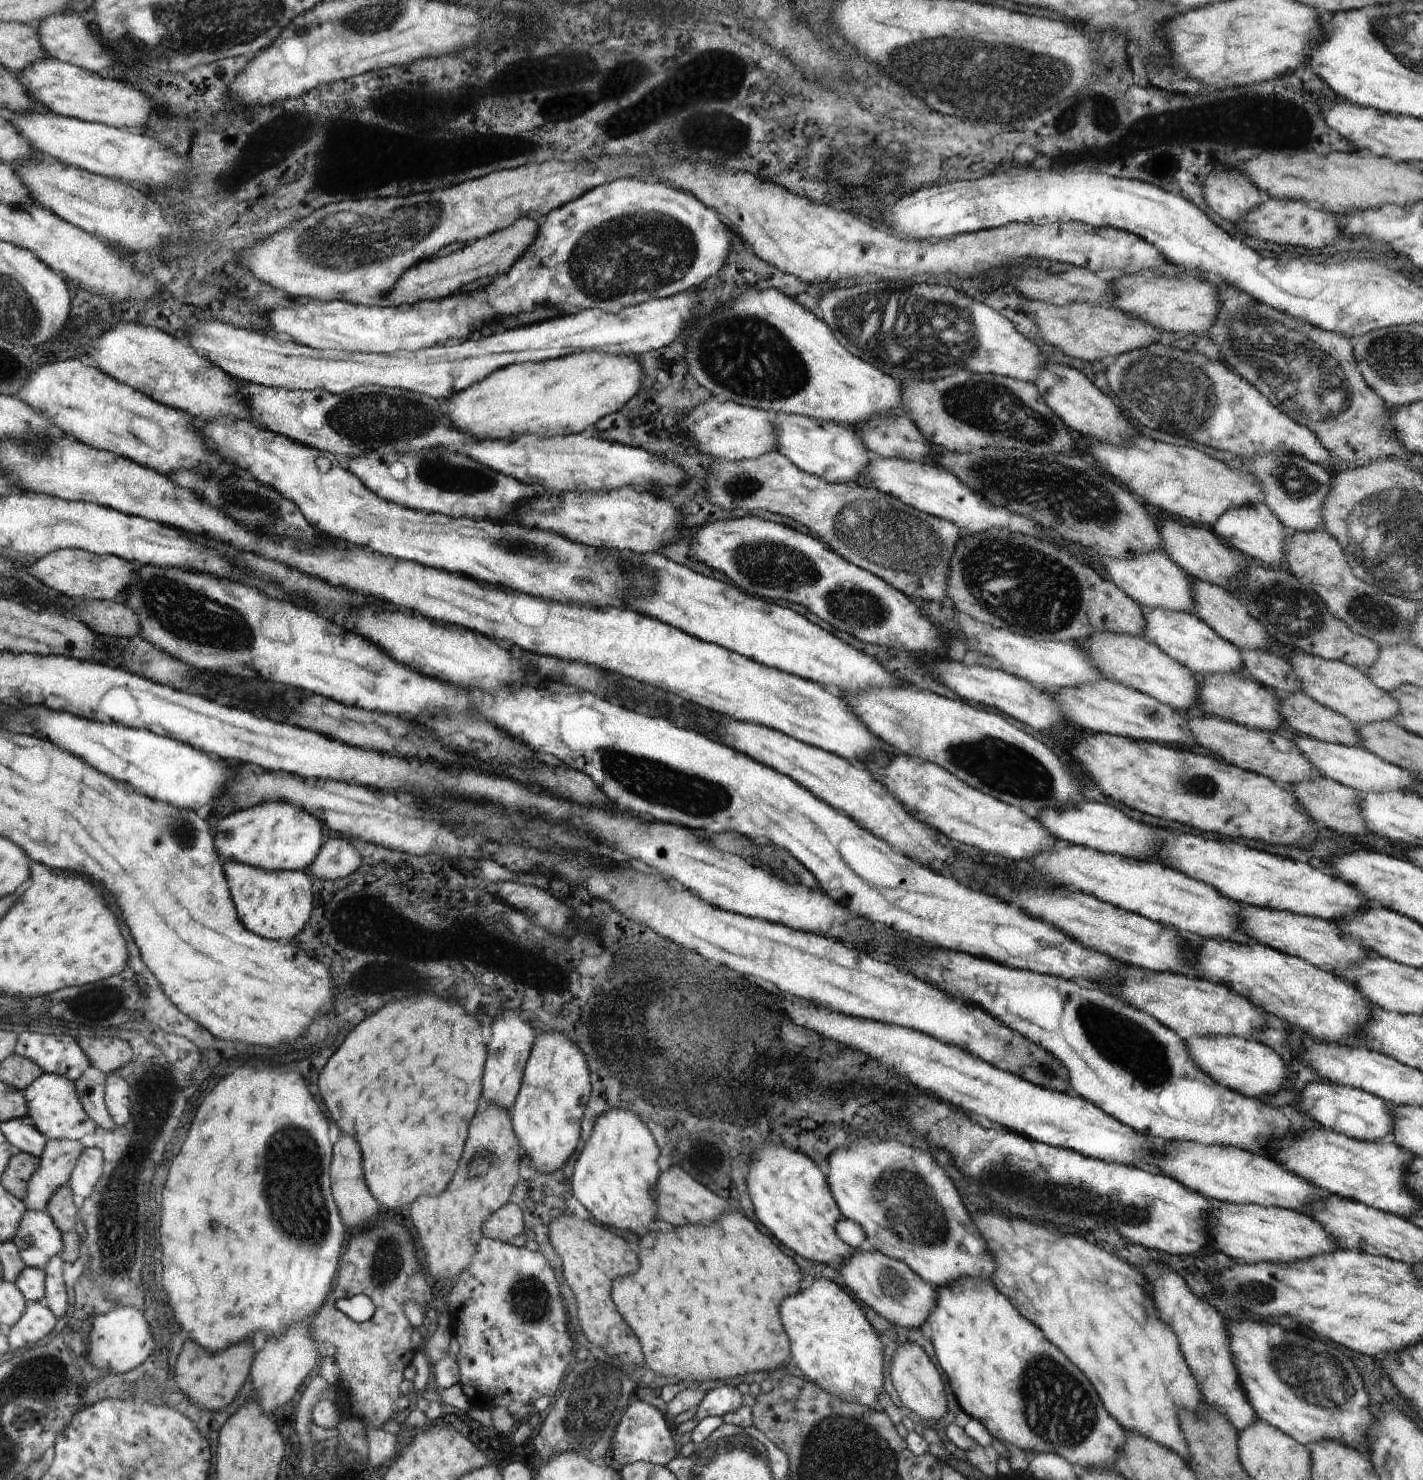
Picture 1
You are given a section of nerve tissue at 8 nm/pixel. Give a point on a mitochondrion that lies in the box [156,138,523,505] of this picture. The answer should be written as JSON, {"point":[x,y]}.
{"point":[344,244]}

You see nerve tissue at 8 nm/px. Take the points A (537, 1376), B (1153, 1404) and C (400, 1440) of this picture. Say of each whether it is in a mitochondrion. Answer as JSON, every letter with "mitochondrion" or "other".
{"A":"other","B":"other","C":"other"}

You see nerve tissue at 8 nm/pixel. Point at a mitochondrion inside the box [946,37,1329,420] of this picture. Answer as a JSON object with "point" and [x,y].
{"point":[1157,59]}

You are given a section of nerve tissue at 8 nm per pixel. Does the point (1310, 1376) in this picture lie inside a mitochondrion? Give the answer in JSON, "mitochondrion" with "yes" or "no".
{"mitochondrion":"yes"}

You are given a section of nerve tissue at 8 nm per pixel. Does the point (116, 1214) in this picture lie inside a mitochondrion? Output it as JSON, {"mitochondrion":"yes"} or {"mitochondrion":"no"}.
{"mitochondrion":"yes"}

